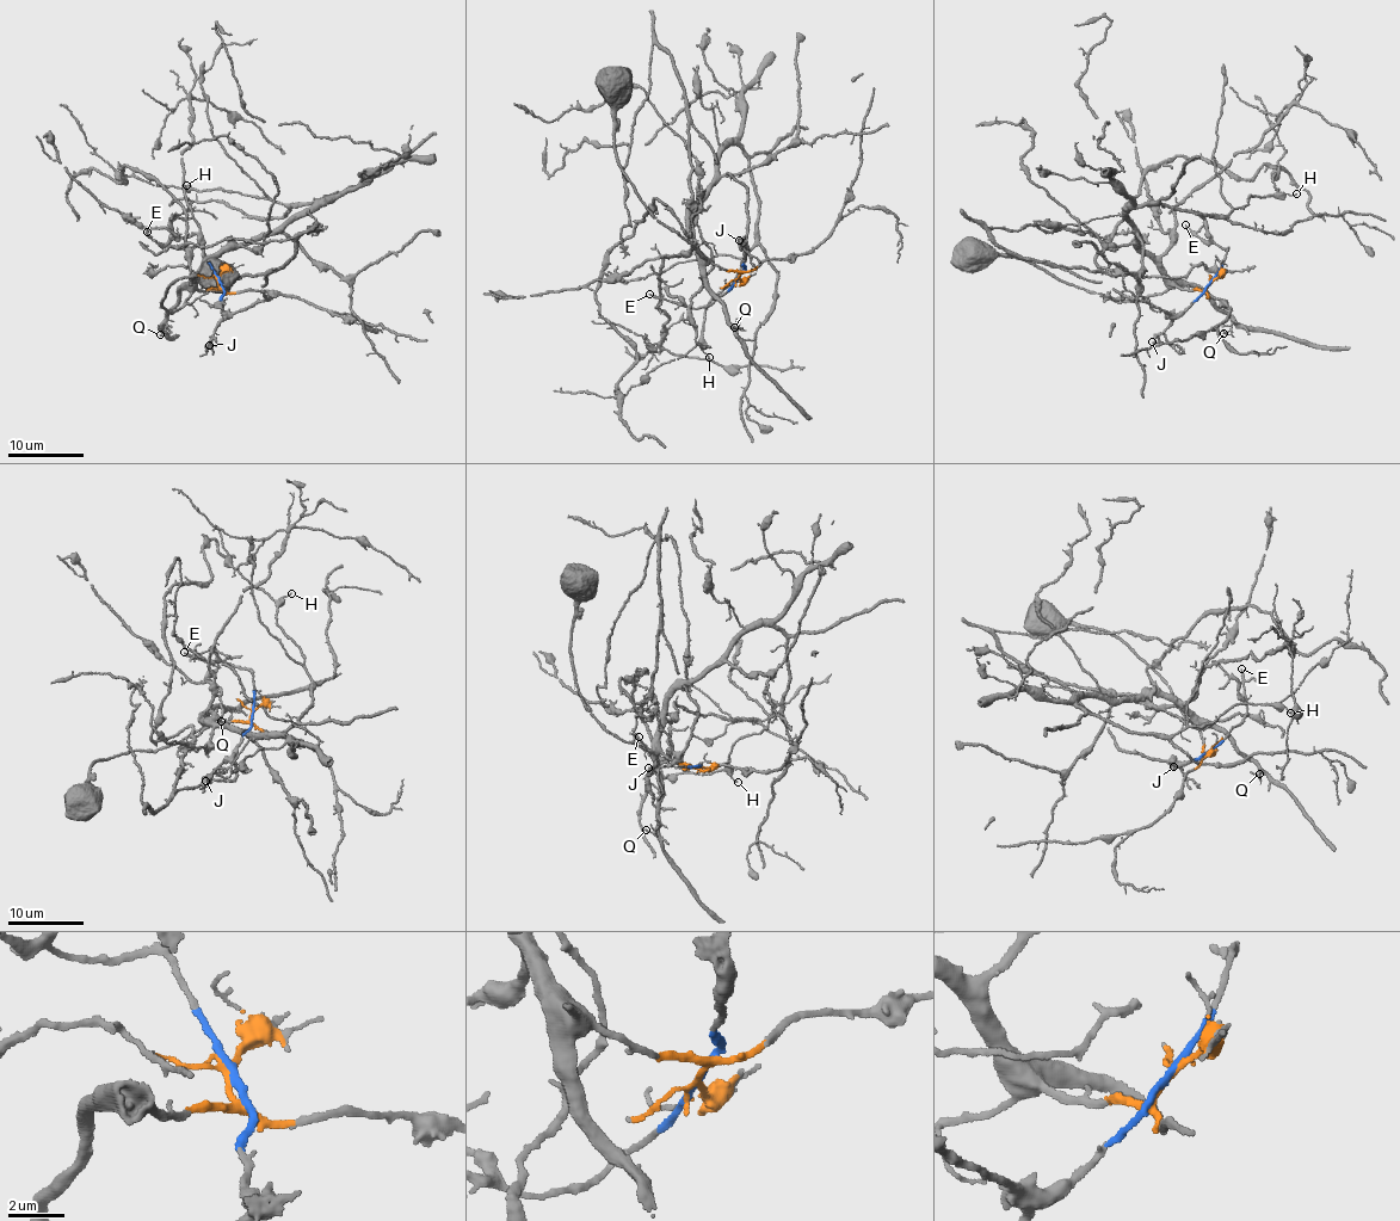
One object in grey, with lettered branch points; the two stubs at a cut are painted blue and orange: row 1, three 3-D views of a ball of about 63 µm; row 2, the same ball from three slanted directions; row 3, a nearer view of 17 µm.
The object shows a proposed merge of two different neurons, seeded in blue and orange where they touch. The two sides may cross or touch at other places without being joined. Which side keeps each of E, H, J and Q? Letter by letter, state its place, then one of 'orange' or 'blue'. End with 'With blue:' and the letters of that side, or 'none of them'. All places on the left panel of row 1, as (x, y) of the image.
E: place (147, 232); blue
H: place (186, 185); orange
J: place (209, 345); blue
Q: place (160, 334); orange
With blue: E, J

